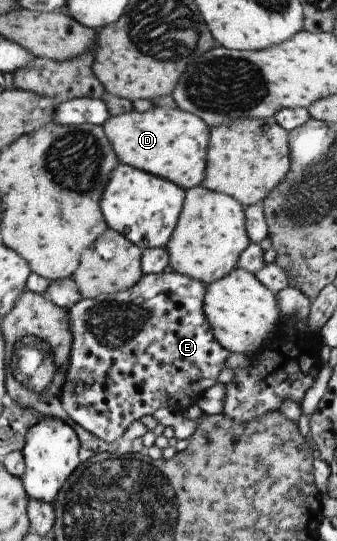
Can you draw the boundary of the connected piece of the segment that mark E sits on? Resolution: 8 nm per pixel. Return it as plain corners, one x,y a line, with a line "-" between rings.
170,269
161,274
143,274
131,288
113,294
81,299
67,309
71,330
71,352
65,384
57,394
71,421
93,436
111,443
142,416
159,408
184,412
202,393
216,384
217,376
231,352
219,345
203,314
206,285

